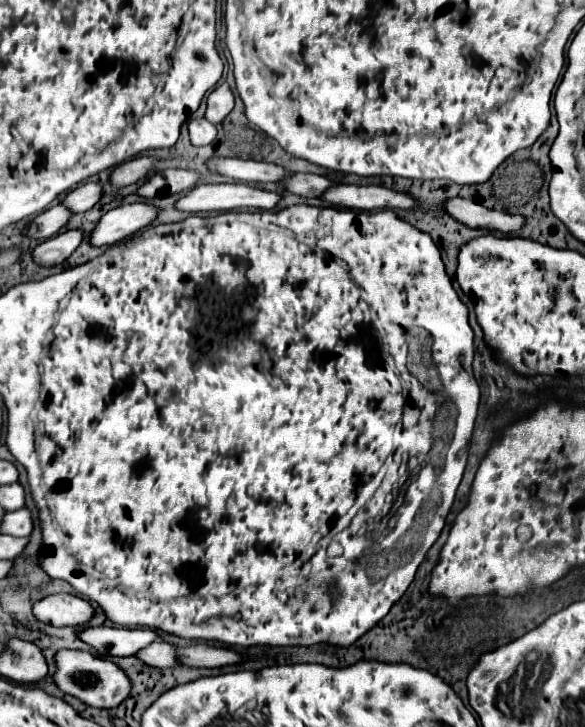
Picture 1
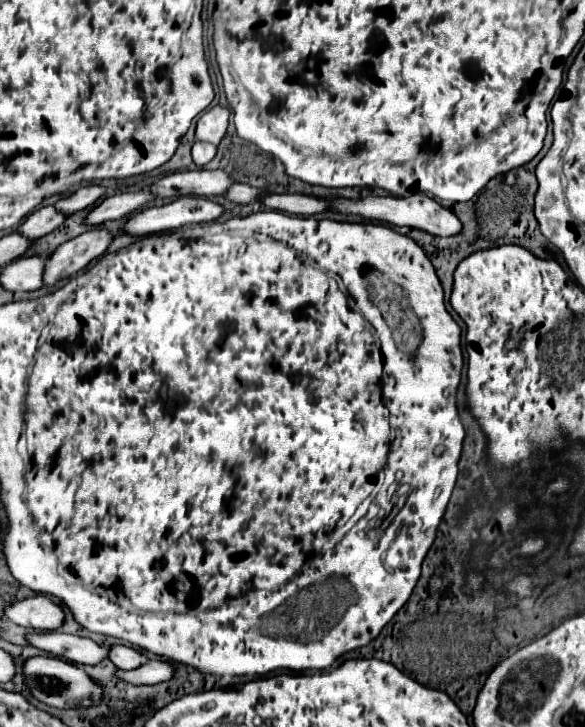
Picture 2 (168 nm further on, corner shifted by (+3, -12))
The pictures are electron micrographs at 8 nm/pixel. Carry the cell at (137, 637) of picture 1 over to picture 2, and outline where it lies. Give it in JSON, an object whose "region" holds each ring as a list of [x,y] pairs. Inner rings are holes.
{"region":[[[32,631],[26,633],[26,641],[32,647],[48,651],[70,663],[86,663],[86,665],[100,663],[102,659],[106,659],[108,651],[108,645],[96,645],[92,639],[66,635],[60,631]]]}

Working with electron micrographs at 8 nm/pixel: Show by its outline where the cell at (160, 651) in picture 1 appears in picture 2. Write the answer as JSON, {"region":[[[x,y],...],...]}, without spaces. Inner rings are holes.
{"region":[[[112,645],[110,651],[108,651],[108,659],[110,659],[118,669],[124,669],[124,671],[130,671],[130,669],[134,669],[134,667],[140,667],[142,663],[148,661],[140,651],[130,649],[130,647],[124,647],[124,645]]]}

